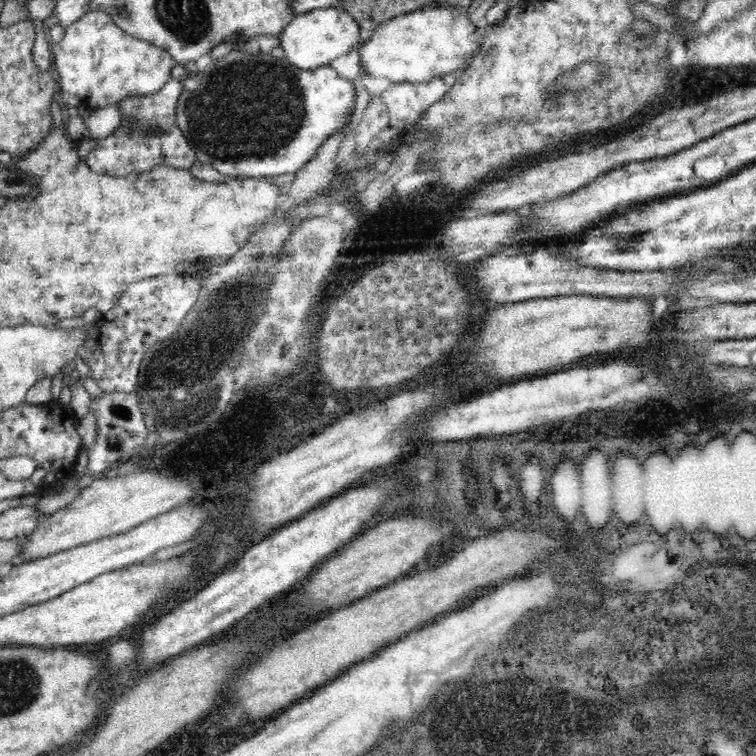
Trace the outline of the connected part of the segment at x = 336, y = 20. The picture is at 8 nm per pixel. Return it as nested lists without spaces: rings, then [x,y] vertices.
[[[326,8],[297,14],[282,29],[279,39],[284,56],[294,66],[302,70],[314,70],[319,66],[329,66],[337,56],[348,54],[357,48],[361,40],[361,29],[350,14],[339,8]]]

